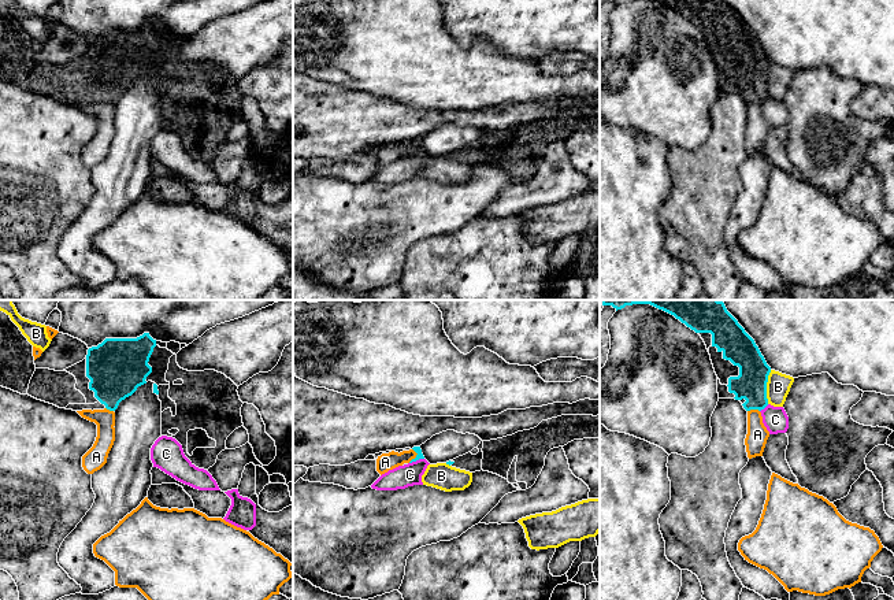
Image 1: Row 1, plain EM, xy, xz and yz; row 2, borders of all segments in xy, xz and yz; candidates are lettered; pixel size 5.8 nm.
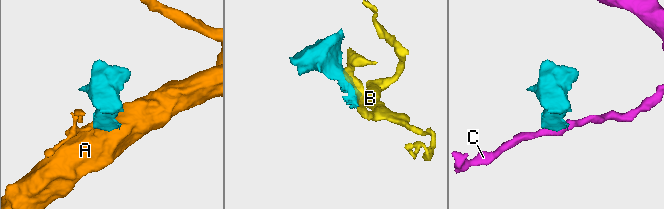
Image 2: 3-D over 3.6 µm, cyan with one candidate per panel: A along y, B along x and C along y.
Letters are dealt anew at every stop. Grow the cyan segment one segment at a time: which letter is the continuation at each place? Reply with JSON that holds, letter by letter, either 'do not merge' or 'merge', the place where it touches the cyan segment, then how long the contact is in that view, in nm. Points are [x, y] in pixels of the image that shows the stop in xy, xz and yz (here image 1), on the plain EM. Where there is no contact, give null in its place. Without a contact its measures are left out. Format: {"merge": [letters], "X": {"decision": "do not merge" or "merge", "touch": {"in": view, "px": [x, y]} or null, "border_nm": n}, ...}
{"merge": [], "A": {"decision": "do not merge", "touch": {"in": "yz", "px": [753, 102]}, "border_nm": 70}, "B": {"decision": "do not merge", "touch": {"in": "yz", "px": [765, 80]}, "border_nm": 200}, "C": {"decision": "do not merge", "touch": {"in": "yz", "px": [764, 100]}, "border_nm": 70}}

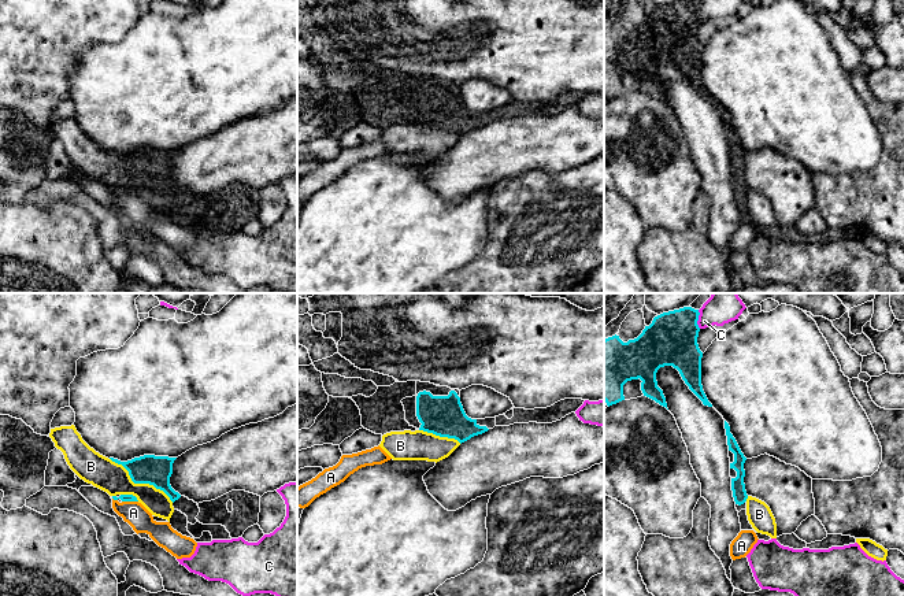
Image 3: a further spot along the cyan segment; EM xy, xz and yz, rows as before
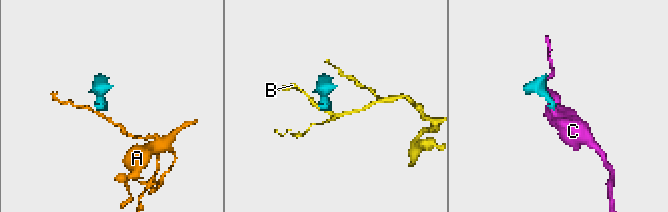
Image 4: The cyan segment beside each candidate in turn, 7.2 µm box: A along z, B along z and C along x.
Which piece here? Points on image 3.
{"merge": [], "A": {"decision": "do not merge", "touch": {"in": "xy", "px": [130, 193]}, "border_nm": 100}, "B": {"decision": "do not merge", "touch": {"in": "xy", "px": [140, 176]}, "border_nm": 460}, "C": {"decision": "do not merge", "touch": {"in": "yz", "px": [697, 13]}, "border_nm": 110}}

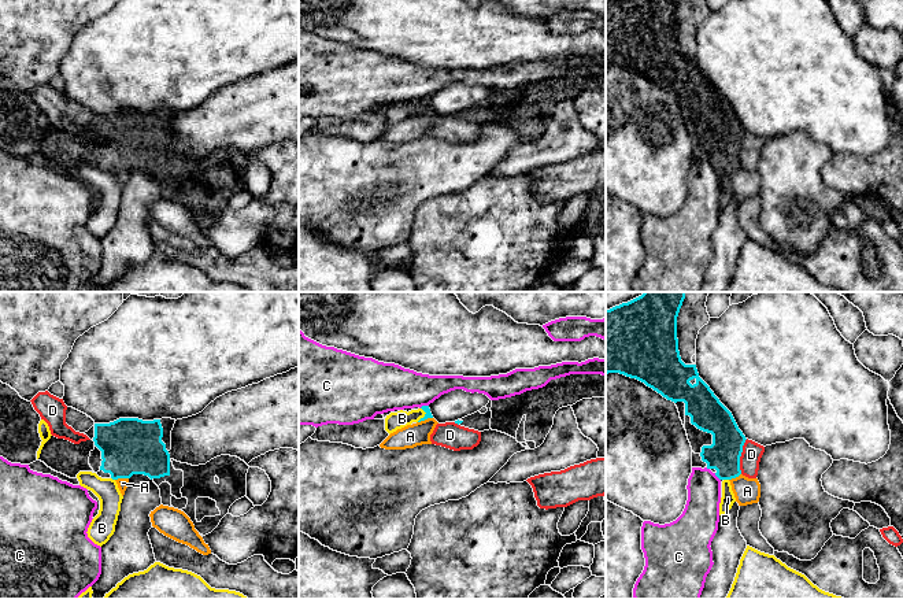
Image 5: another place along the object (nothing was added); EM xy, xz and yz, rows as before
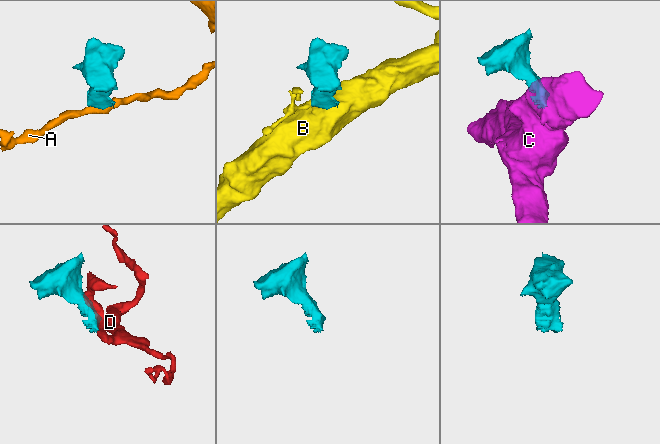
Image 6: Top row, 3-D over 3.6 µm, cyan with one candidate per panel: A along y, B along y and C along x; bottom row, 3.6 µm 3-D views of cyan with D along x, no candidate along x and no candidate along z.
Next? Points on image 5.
{"merge": [], "A": {"decision": "do not merge", "touch": {"in": "xy", "px": [121, 170]}, "border_nm": 80}, "B": {"decision": "do not merge", "touch": {"in": "yz", "px": [726, 172]}, "border_nm": 30}, "C": {"decision": "do not merge", "touch": {"in": "yz", "px": [717, 169]}, "border_nm": 60}, "D": {"decision": "do not merge", "touch": {"in": "yz", "px": [740, 148]}, "border_nm": 220}}

